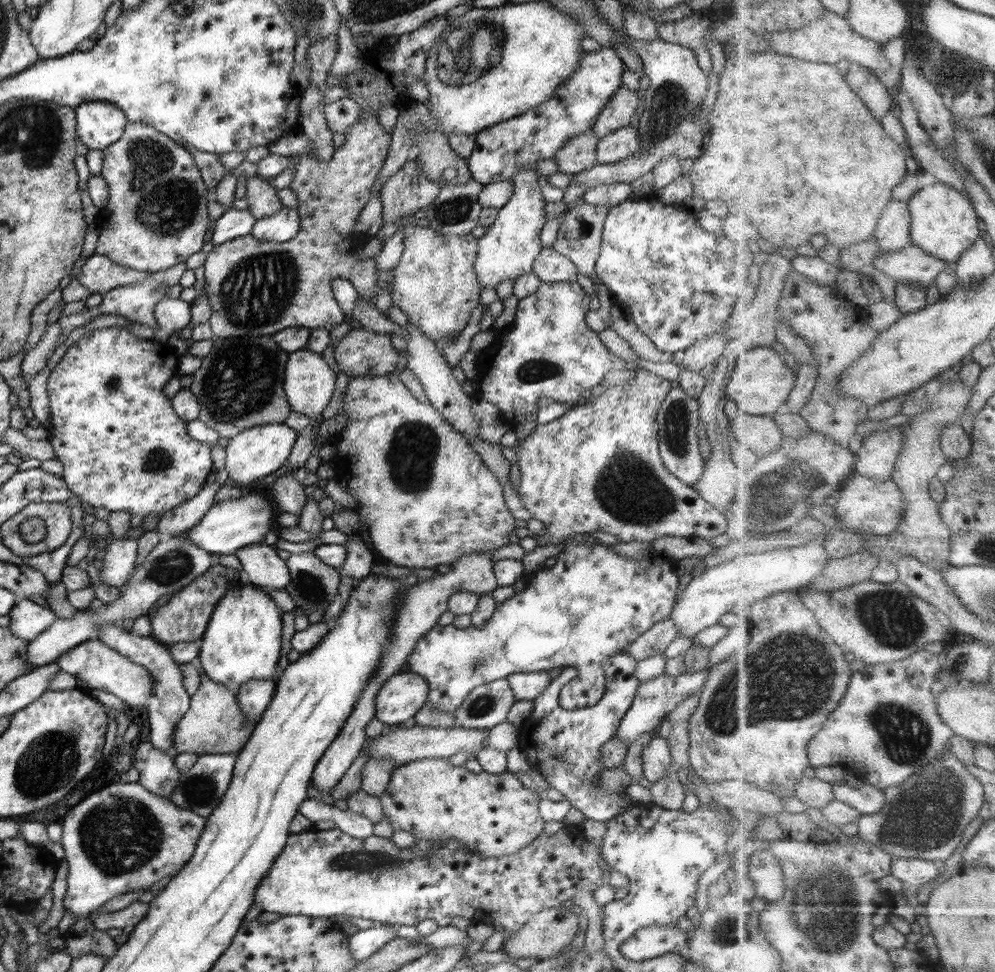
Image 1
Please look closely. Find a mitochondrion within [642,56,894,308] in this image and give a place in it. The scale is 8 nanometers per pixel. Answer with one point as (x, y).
(667, 109)

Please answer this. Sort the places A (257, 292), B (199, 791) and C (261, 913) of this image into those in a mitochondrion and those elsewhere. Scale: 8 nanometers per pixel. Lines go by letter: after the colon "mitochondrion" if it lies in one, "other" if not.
A: mitochondrion
B: mitochondrion
C: other

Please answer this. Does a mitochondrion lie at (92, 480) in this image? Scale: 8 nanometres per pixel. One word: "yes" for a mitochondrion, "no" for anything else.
no

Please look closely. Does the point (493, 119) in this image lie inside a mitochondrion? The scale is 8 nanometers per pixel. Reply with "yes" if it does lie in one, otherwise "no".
no

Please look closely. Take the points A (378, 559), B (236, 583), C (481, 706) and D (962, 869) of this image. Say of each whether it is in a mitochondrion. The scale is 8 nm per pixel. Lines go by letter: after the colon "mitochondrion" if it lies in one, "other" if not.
A: other
B: other
C: mitochondrion
D: other

